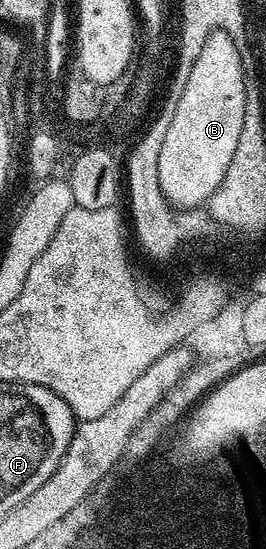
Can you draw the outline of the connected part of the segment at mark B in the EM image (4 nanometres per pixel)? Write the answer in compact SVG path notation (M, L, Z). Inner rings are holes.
M212 32L194 62L185 92L178 98L174 120L167 128L162 151L158 154L158 182L164 199L176 210L207 205L209 198L218 190L239 145L243 118L247 112L247 90L228 92L228 88L216 88L216 84L228 84L228 80L212 76L212 72L228 72L228 68L220 68L220 64L236 60L241 52L241 45L228 32ZM212 88L216 88L216 92L212 92Z

